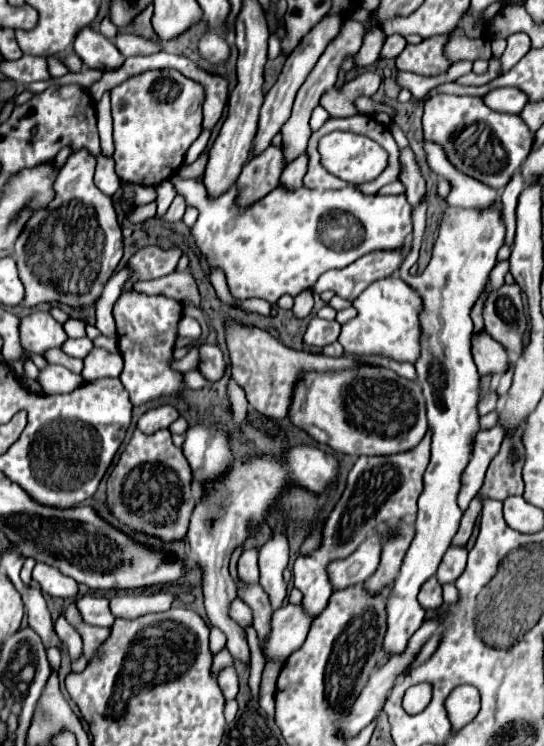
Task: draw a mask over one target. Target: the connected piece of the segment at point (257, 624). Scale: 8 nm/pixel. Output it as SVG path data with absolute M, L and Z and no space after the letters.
M237 582L237 594L241 600L245 600L251 606L253 618L255 618L253 628L257 630L257 636L259 636L261 646L263 646L263 642L269 636L271 616L273 616L273 608L271 608L271 602L267 600L267 592L263 592L263 588L259 584L245 586L245 584Z

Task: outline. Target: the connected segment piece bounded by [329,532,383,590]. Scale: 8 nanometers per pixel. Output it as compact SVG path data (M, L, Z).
M383 532L369 536L349 558L335 560L329 564L333 590L343 590L351 584L367 580L375 568L379 568L379 552L383 548Z

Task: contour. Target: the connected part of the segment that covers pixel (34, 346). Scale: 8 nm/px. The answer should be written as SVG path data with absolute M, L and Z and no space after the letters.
M33 312L21 320L21 346L29 352L43 354L49 348L59 348L67 334L49 312Z

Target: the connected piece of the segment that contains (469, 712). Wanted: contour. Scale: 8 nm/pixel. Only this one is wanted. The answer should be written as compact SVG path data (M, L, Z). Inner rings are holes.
M457 686L447 702L445 708L449 712L449 720L453 724L453 730L459 730L467 722L471 722L479 712L479 690L475 686Z

